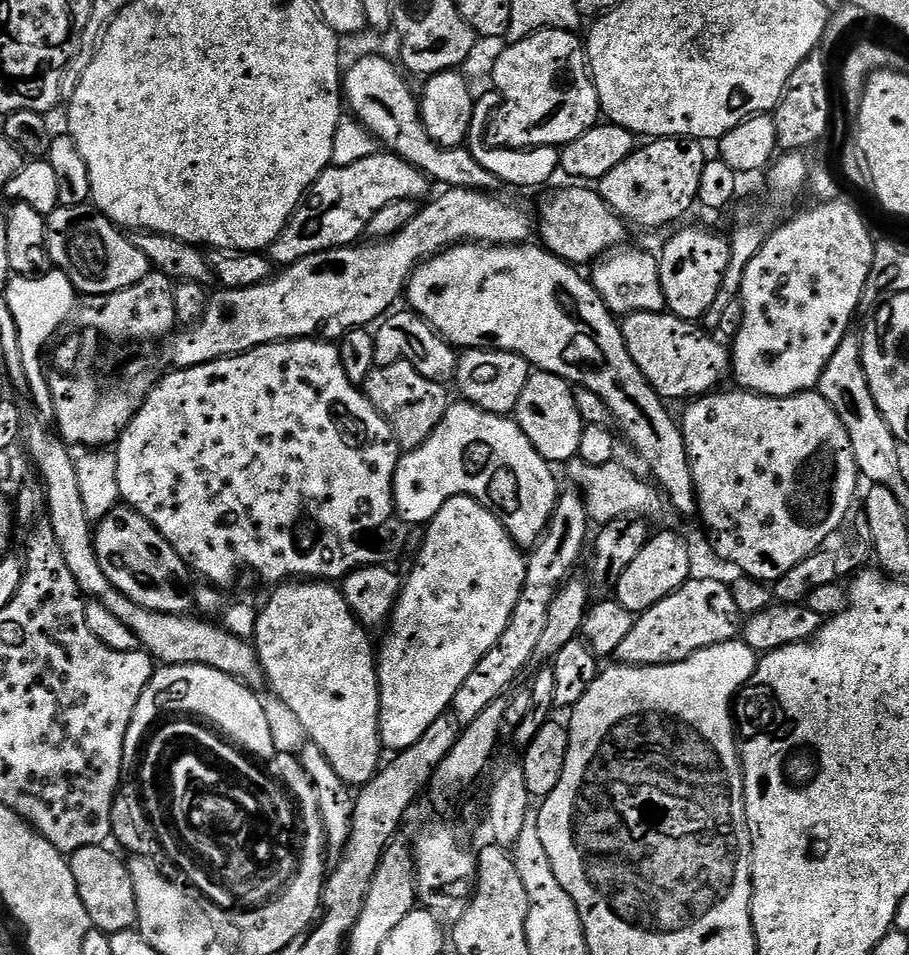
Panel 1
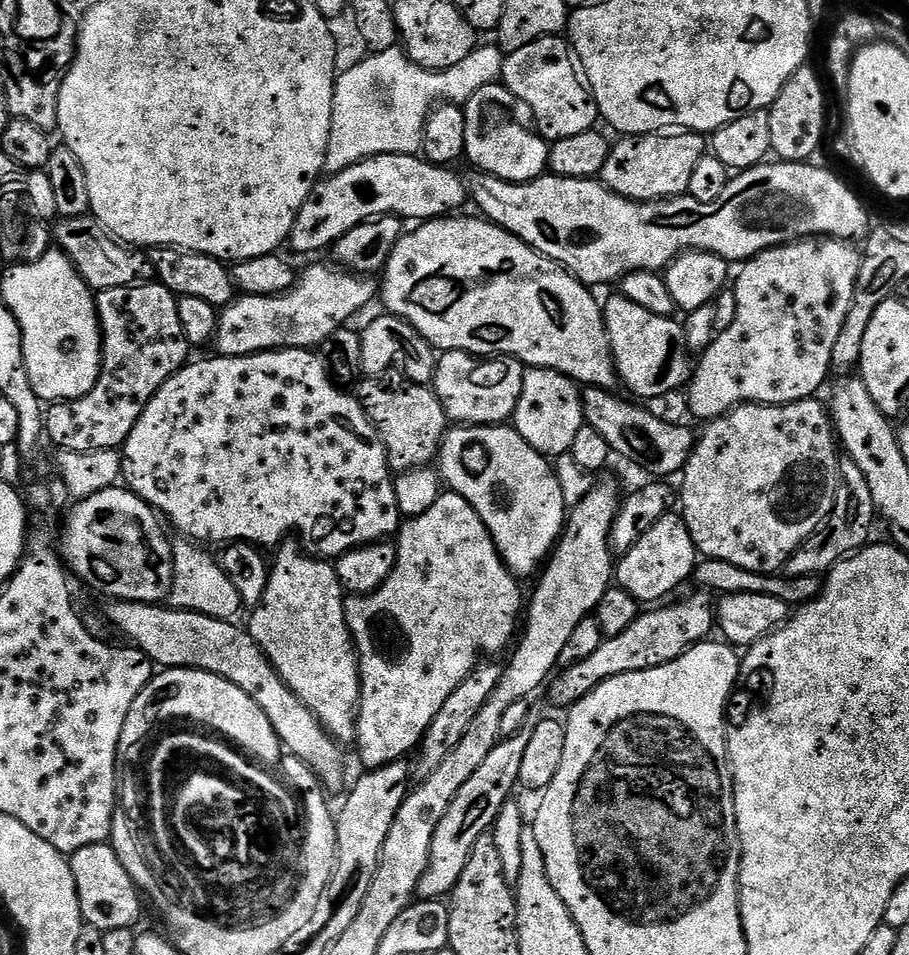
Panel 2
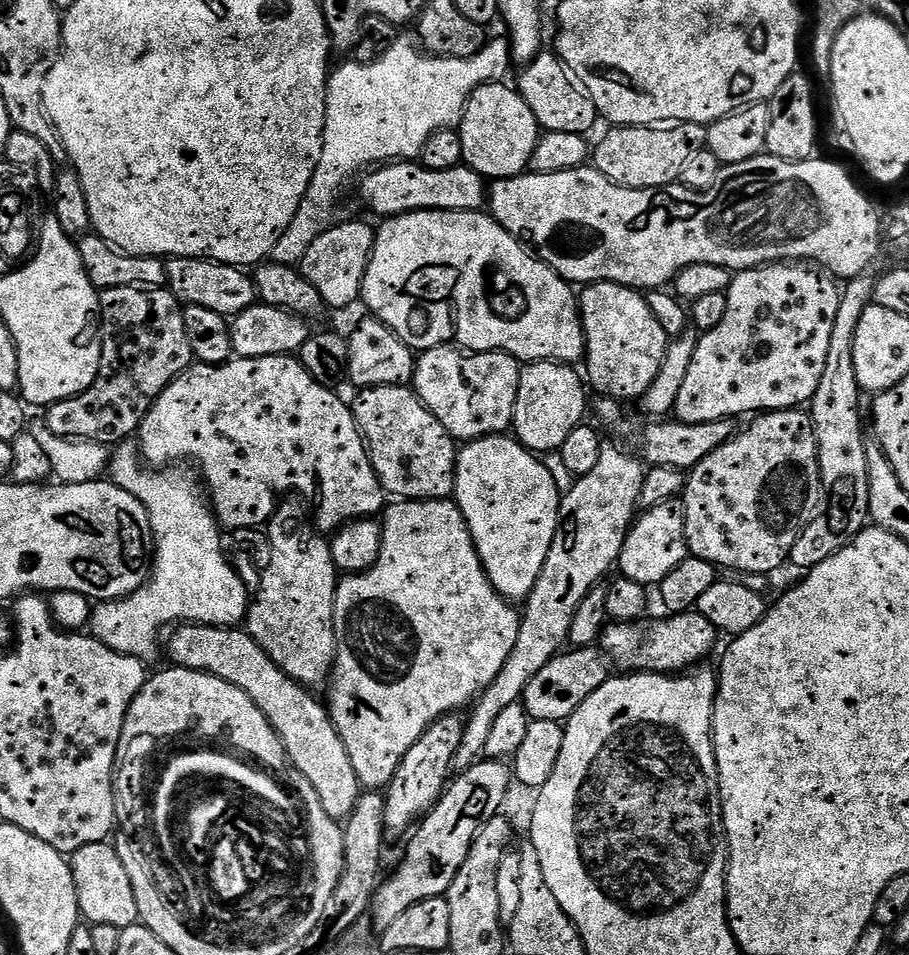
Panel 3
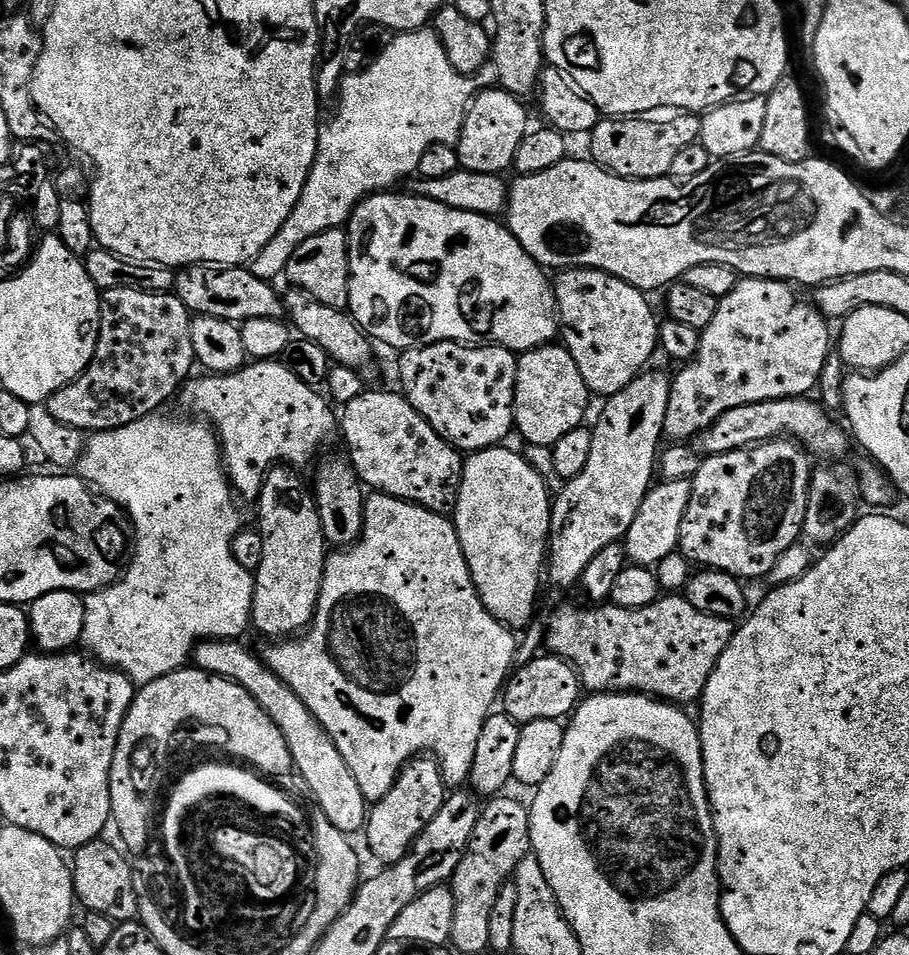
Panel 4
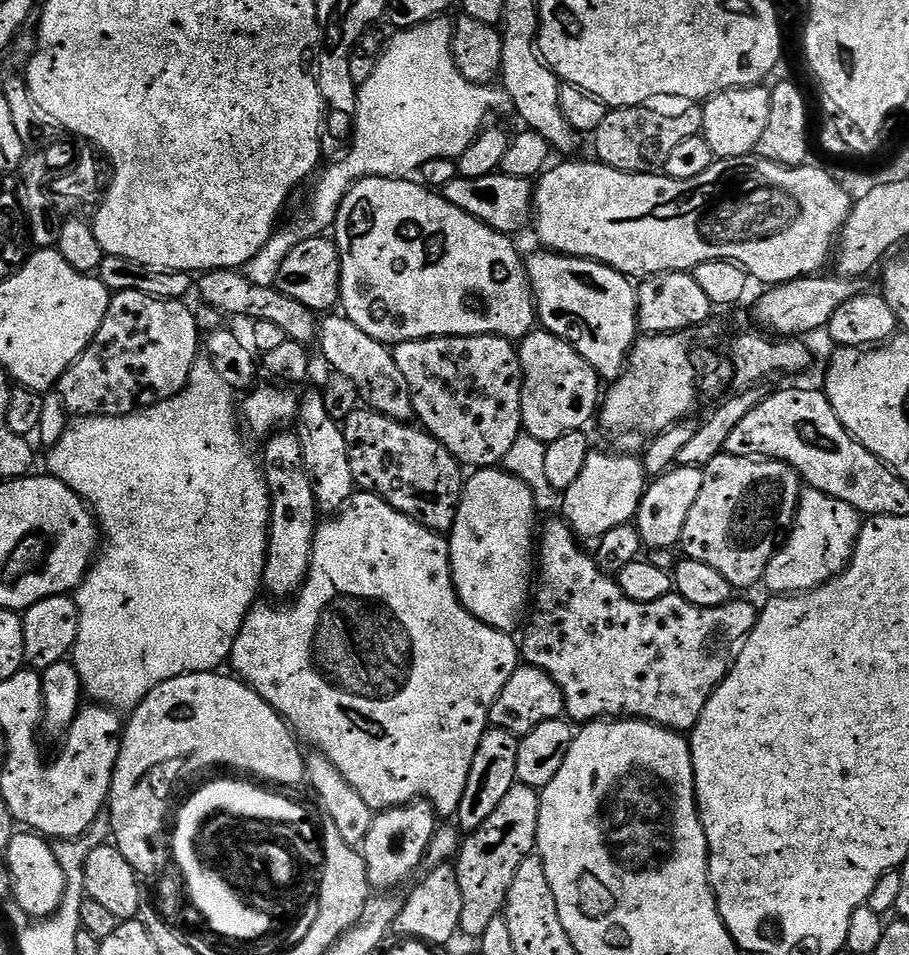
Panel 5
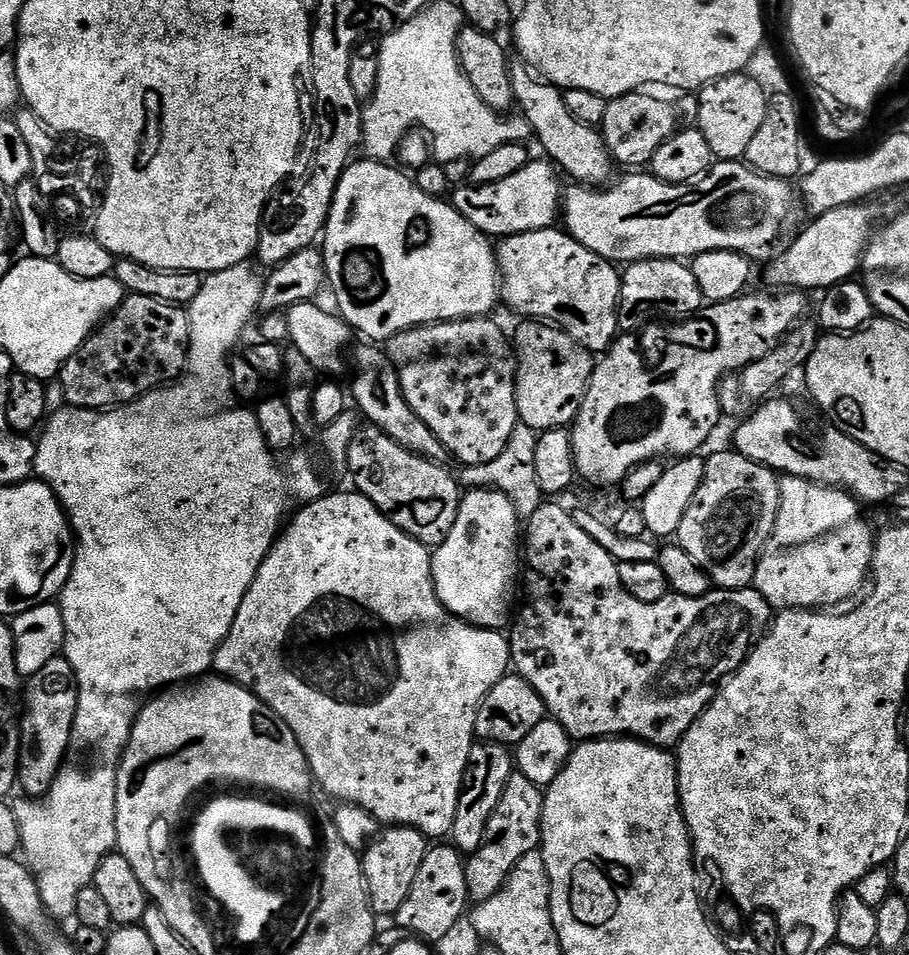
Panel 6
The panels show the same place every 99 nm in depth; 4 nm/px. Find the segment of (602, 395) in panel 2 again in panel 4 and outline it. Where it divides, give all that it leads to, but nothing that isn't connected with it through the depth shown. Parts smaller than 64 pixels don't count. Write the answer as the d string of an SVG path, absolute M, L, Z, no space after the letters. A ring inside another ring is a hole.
M812 398L767 400L761 404L747 404L738 406L734 410L726 410L722 418L718 418L702 433L705 448L703 451L714 456L721 456L727 452L737 452L739 448L750 448L754 444L762 444L766 440L791 438L807 449L813 457L825 456L823 458L825 461L839 461L848 450L849 433L843 427L840 429L828 417L831 416L829 409L825 408L823 403L813 400Z

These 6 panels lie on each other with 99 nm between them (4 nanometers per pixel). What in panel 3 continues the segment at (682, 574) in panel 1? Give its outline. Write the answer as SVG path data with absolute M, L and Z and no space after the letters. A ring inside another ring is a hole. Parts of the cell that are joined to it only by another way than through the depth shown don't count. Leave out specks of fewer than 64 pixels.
M679 499L667 500L658 506L647 509L633 523L628 532L626 542L622 546L622 554L618 561L619 575L630 578L645 586L658 586L674 566L678 566L689 556L686 542L686 518L684 505Z

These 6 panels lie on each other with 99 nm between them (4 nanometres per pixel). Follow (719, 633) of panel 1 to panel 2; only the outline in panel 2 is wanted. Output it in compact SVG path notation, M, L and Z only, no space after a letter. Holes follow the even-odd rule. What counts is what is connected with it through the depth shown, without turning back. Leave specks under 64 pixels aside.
M696 590L693 596L686 597L681 604L667 604L653 607L656 608L653 612L645 611L637 616L627 630L622 630L622 634L605 638L602 646L598 646L598 650L594 650L590 658L557 671L546 688L549 698L563 710L571 709L573 704L586 698L586 694L593 692L602 682L618 678L618 674L666 666L694 645L711 637L708 635L716 628L716 609L713 597L707 591Z

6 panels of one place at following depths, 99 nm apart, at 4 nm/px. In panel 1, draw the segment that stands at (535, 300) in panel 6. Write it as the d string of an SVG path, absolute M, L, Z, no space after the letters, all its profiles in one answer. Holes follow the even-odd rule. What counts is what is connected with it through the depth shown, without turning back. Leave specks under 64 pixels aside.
M665 310L629 312L623 317L622 327L630 358L634 358L638 370L642 370L650 386L654 386L654 390L665 401L687 401L689 398L709 395L721 387L720 379L729 375L729 345L699 323L683 320Z

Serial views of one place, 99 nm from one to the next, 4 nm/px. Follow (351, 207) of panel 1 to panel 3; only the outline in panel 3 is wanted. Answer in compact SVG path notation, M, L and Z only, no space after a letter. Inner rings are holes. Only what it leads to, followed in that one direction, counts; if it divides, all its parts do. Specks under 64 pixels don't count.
M389 162L369 171L360 182L361 198L380 218L435 208L447 212L479 212L490 196L485 177L467 166L450 170L430 170L419 162Z

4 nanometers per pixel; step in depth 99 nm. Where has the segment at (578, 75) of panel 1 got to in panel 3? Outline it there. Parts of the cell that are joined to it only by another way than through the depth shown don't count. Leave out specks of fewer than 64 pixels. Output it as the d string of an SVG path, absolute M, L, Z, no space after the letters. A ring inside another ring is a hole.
M541 51L532 63L523 65L521 72L524 73L520 76L520 84L518 83L520 97L527 102L530 110L534 110L534 118L540 123L544 132L588 134L588 131L595 126L598 113L594 106L594 98L590 98L590 90L582 86L582 78L578 78L578 74L574 74L574 70L570 70L570 66L566 66L566 62L560 59L555 51Z

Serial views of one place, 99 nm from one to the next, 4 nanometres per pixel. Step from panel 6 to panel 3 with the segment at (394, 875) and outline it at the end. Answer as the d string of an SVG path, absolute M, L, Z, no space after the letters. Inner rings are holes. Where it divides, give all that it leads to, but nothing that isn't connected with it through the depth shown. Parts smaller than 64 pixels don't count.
M449 714L435 720L418 742L406 750L394 778L389 782L384 799L384 831L389 837L407 837L420 821L432 811L432 807L444 797L444 790L454 776L452 763L462 742L465 717Z

